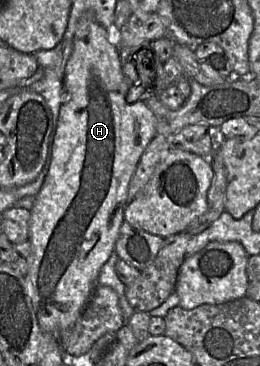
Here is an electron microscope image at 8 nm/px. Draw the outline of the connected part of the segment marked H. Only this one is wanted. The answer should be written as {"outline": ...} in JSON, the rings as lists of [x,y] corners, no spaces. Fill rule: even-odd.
{"outline":[[[84,16],[79,20],[74,36],[73,50],[67,61],[63,80],[62,103],[53,136],[52,156],[48,173],[43,185],[34,197],[30,209],[29,239],[31,255],[28,262],[28,272],[25,275],[28,287],[28,295],[35,310],[38,324],[42,331],[53,336],[58,342],[62,332],[70,329],[80,317],[84,307],[88,303],[98,282],[98,275],[103,264],[114,251],[119,229],[124,221],[124,209],[127,202],[129,183],[136,166],[149,143],[157,136],[156,120],[152,112],[144,102],[139,101],[138,92],[133,91],[129,95],[130,88],[134,89],[132,81],[126,79],[123,66],[120,62],[119,51],[115,45],[113,36],[96,22],[92,16]]]}

